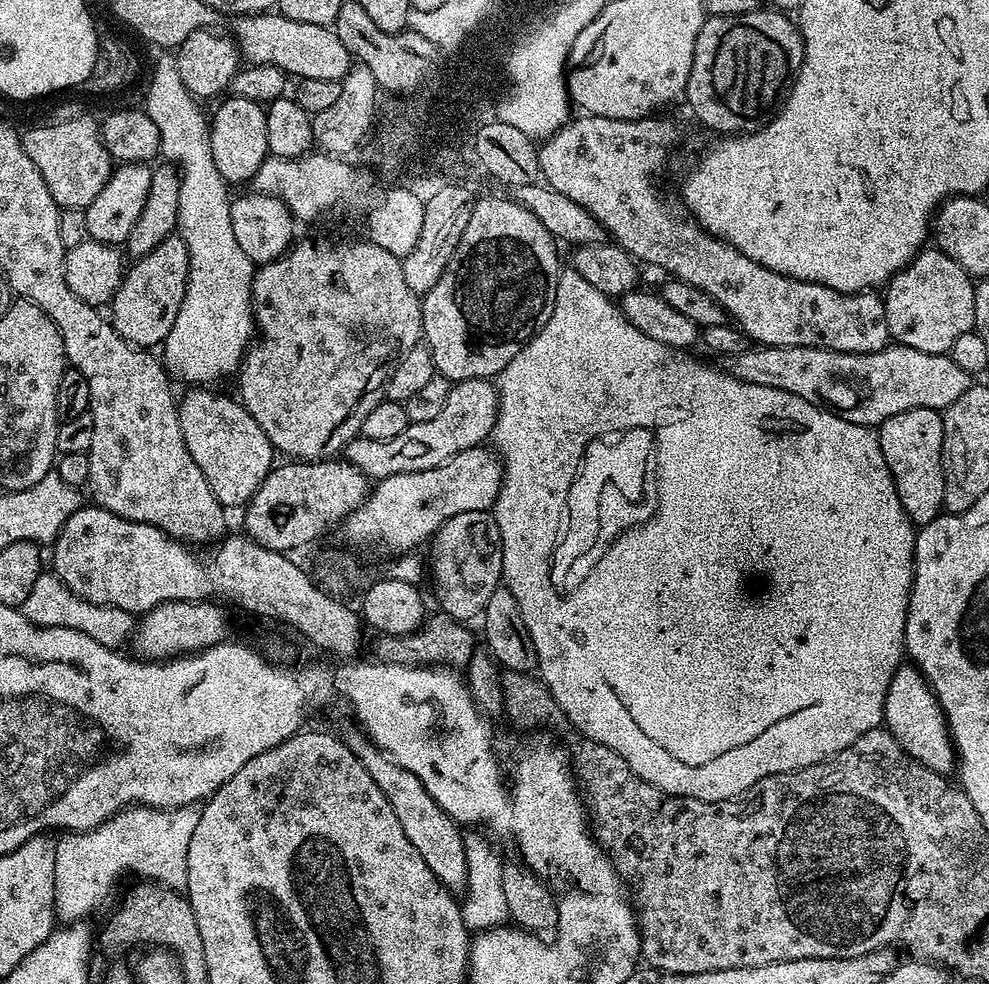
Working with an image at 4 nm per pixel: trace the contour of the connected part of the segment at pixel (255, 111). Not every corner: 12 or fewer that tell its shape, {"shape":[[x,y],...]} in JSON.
{"shape":[[229,95],[211,113],[214,166],[250,182],[270,155],[266,108]]}

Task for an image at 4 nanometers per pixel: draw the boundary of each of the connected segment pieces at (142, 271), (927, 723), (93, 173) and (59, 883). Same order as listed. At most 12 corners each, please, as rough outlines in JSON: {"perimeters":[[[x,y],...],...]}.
{"perimeters":[[[168,236],[127,269],[114,330],[152,350],[186,294],[188,251]],[[911,662],[886,690],[883,727],[922,766],[957,767],[932,688]],[[100,124],[23,129],[61,209],[87,208],[112,177]],[[129,806],[54,850],[61,925],[87,921],[123,872],[186,869],[200,808]]]}

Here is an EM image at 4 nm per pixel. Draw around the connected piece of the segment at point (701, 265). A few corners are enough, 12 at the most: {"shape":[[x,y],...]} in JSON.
{"shape":[[580,114],[543,183],[749,341],[870,354],[879,291],[778,274],[656,185],[680,132]]}

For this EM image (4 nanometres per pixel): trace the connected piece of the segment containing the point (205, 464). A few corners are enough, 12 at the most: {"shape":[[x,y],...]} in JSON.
{"shape":[[196,386],[178,400],[182,438],[225,509],[274,467],[239,399]]}

